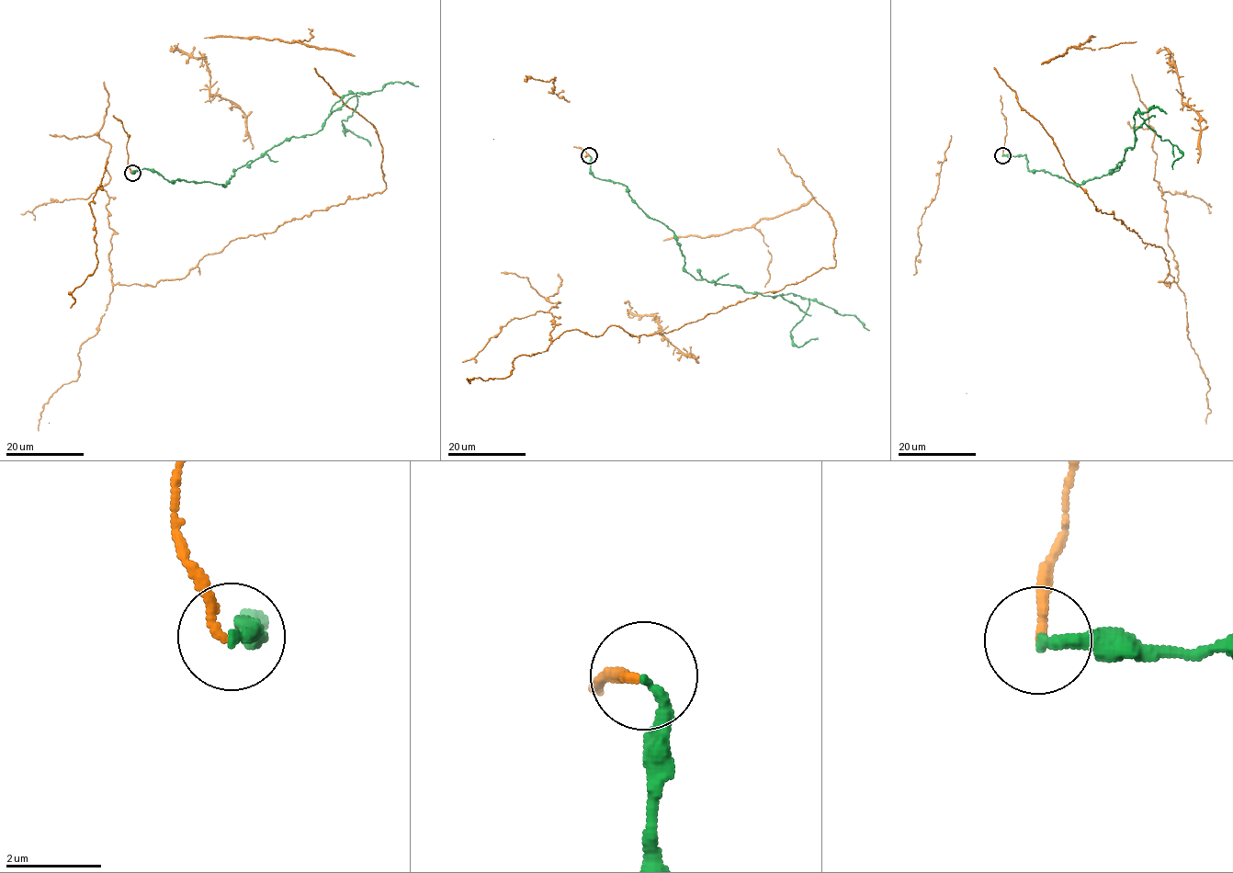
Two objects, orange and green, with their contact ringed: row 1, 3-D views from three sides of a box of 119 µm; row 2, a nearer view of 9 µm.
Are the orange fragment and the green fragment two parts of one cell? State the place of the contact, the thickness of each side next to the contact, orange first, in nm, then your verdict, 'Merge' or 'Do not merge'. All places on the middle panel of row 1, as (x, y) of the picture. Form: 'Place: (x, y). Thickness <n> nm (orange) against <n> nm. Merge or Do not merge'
Place: (589, 155). Thickness 200 nm (orange) against 240 nm. Do not merge

